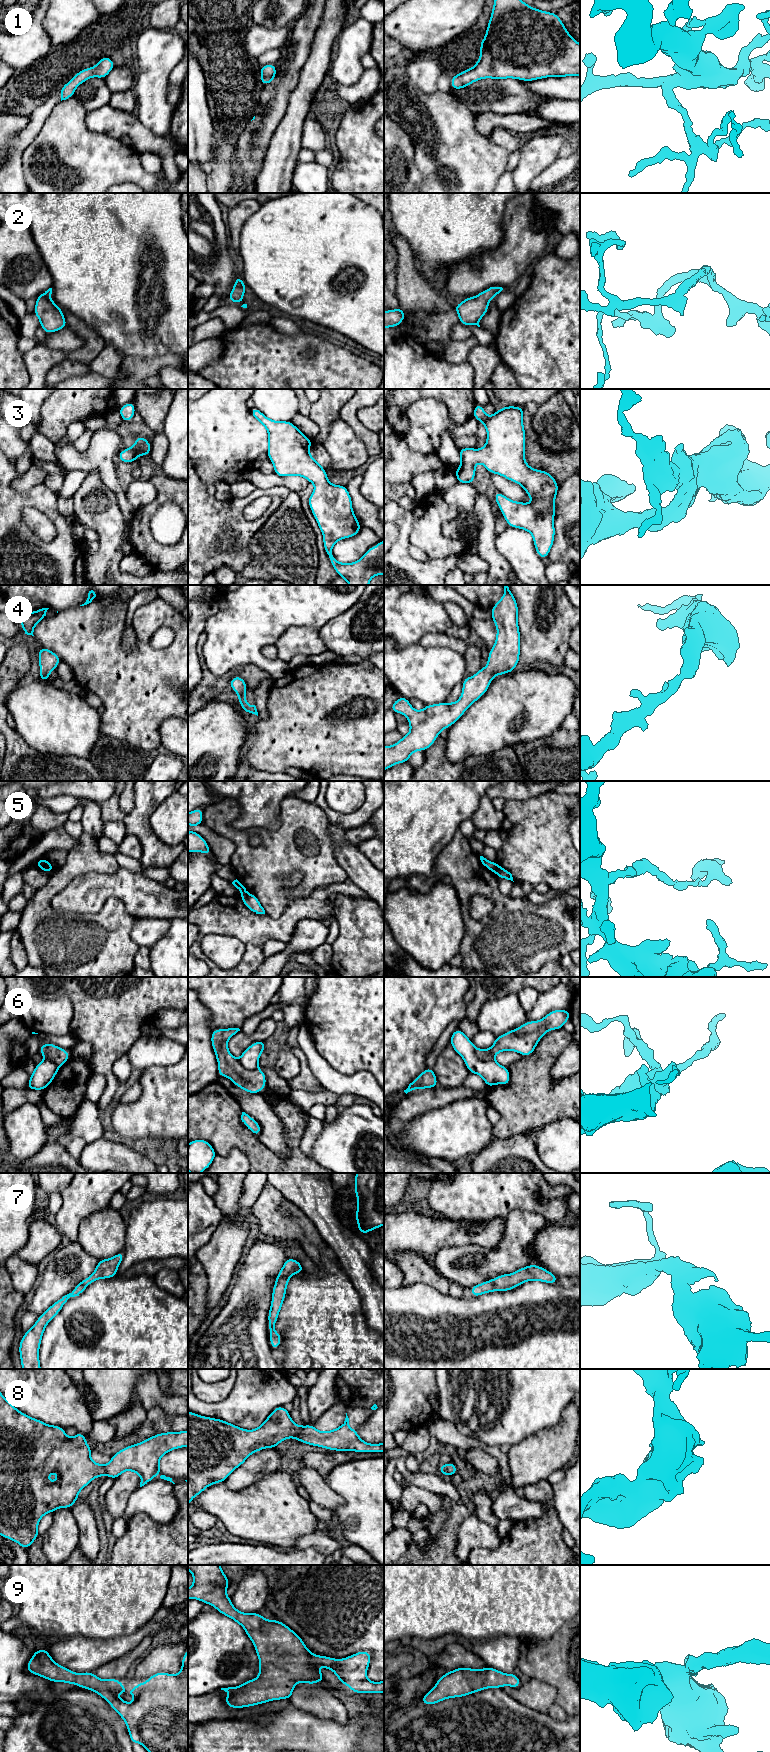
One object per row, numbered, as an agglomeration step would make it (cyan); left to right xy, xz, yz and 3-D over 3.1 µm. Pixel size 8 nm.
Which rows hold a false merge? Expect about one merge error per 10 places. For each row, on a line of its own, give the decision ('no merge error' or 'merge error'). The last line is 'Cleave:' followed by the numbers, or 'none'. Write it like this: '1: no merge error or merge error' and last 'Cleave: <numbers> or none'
1: no merge error
2: no merge error
3: no merge error
4: no merge error
5: merge error
6: no merge error
7: no merge error
8: no merge error
9: no merge error
Cleave: 5

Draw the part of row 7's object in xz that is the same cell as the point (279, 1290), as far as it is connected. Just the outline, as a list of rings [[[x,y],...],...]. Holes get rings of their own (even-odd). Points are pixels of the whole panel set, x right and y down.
[[[287,1258],[283,1263],[282,1269],[275,1278],[275,1285],[272,1290],[271,1307],[268,1312],[268,1330],[270,1333],[270,1346],[273,1350],[280,1347],[281,1334],[276,1332],[274,1326],[278,1320],[280,1310],[282,1308],[286,1289],[292,1274],[301,1274],[304,1269],[298,1260]]]

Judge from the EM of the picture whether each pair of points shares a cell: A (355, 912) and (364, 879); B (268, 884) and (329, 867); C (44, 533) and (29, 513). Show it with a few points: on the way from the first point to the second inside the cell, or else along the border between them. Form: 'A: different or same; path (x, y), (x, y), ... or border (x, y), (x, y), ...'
A: different; border (369, 897), (373, 901)
B: same; path (279, 868), (282, 865), (313, 865)
C: same; path (43, 528), (33, 518)

